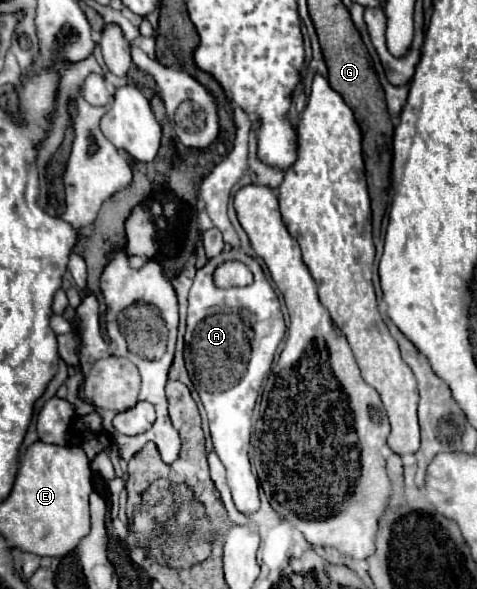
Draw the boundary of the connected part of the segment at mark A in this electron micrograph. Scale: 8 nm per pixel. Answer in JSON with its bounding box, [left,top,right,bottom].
[185,250,285,514]

